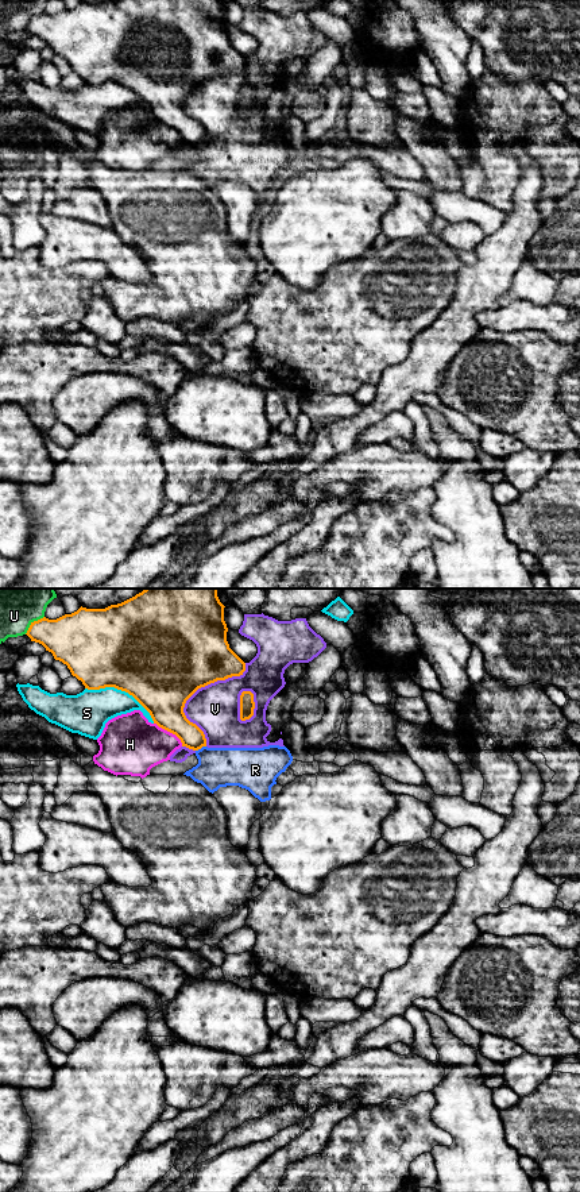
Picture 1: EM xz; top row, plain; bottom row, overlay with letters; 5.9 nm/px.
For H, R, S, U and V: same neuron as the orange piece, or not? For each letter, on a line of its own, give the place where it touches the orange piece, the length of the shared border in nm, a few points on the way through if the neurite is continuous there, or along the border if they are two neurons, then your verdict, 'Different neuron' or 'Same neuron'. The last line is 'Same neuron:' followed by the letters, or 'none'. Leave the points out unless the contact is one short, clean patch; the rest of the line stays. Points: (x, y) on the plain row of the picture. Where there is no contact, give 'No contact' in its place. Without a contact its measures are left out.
H: Touches orange at xz (170, 127). Shared border 220 nm. Different neuron
R: Touches orange at xz (200, 143). Shared border 70 nm. Boundary: xz (205, 141), (196, 146). Different neuron
S: Touches orange at xz (122, 85). Shared border 460 nm. Different neuron
U: Touches orange at xz (33, 18). Shared border 160 nm. Different neuron
V: Touches orange at xz (196, 85). Shared border 550 nm. Different neuron
Same neuron: none

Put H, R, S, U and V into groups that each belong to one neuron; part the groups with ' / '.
H / R V / S / U

